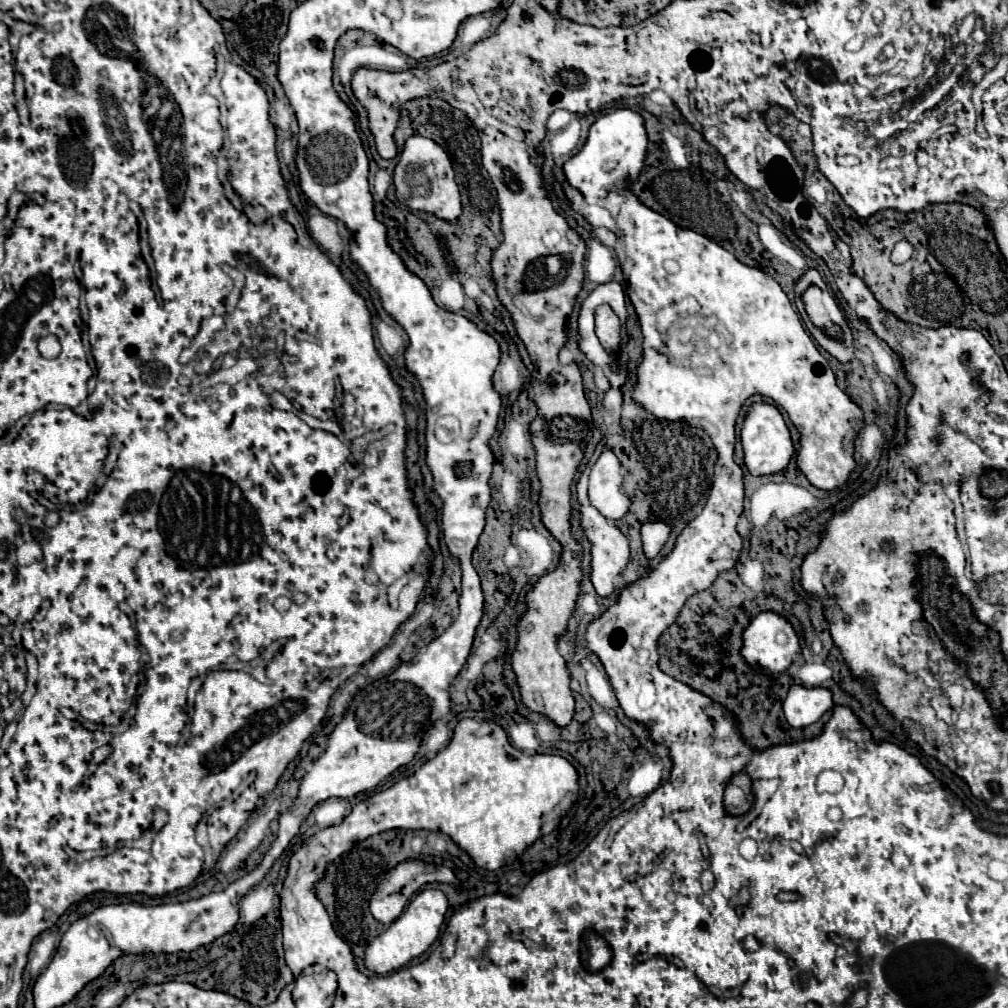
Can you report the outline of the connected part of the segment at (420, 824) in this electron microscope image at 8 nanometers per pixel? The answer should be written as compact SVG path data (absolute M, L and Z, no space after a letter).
M462 719L456 729L450 745L440 751L432 761L426 761L420 769L409 777L398 780L396 785L360 801L352 813L340 823L306 839L306 843L296 851L288 863L288 877L284 879L284 887L280 893L280 917L282 917L282 935L284 935L284 951L286 963L292 969L295 978L300 971L312 963L320 963L338 973L340 987L354 987L354 979L362 979L360 985L370 985L372 979L358 971L352 949L336 935L332 927L332 919L318 899L314 887L324 877L326 867L334 863L344 851L352 849L354 843L364 841L376 833L388 829L442 831L450 835L460 849L464 849L478 867L486 871L496 871L500 867L510 865L510 861L524 853L538 837L552 833L562 817L570 811L578 795L578 771L570 761L560 755L528 755L512 747L506 731L496 721L476 721Z

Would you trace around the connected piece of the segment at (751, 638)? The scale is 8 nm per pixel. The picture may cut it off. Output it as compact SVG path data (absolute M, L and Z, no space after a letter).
M762 611L754 619L750 619L748 627L744 629L740 655L744 657L744 661L750 667L758 669L758 665L760 665L762 673L776 675L776 673L784 673L794 663L794 657L800 653L800 649L802 649L800 647L800 639L798 639L792 623L784 615L780 615L780 613Z

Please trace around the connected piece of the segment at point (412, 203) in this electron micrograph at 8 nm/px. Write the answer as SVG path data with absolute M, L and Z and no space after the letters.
M416 135L406 141L400 161L394 169L394 187L396 197L402 199L402 203L406 203L410 209L424 209L446 221L456 221L458 215L462 215L462 199L460 191L456 189L452 161L444 147L438 147L438 143L432 139Z

